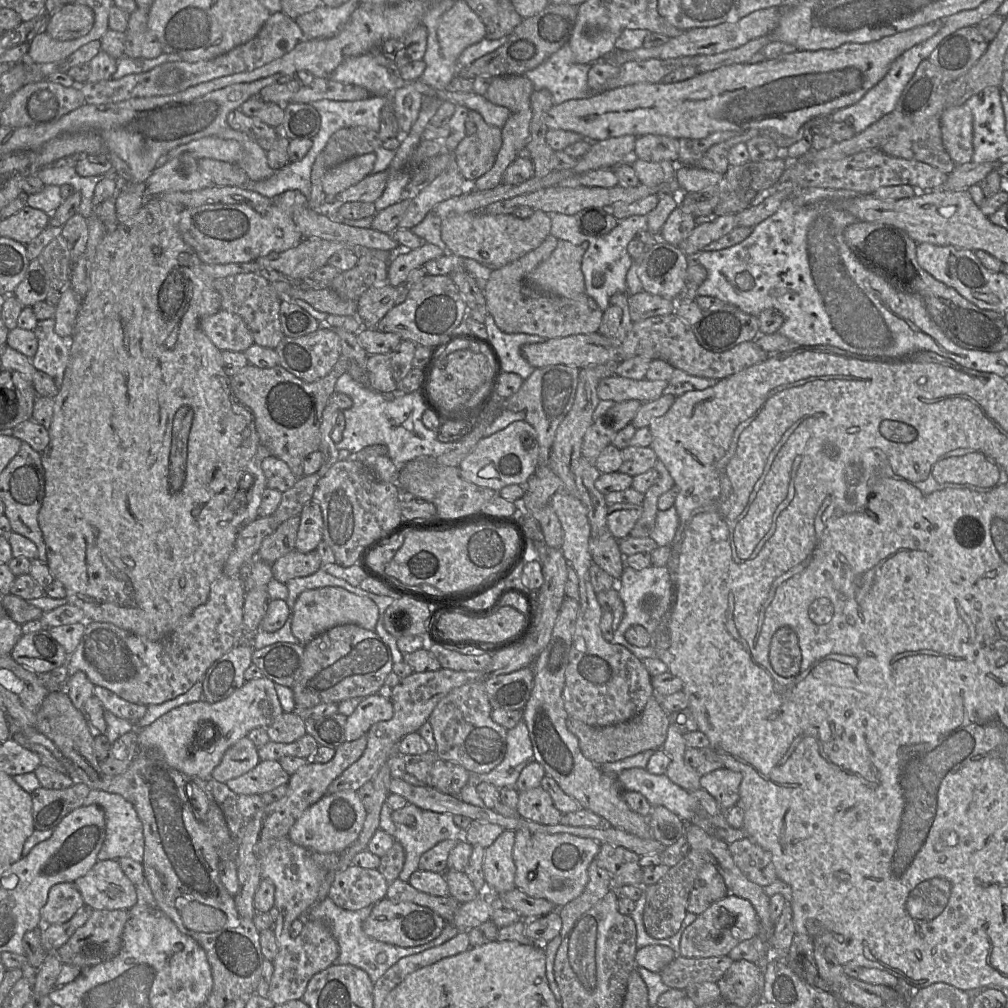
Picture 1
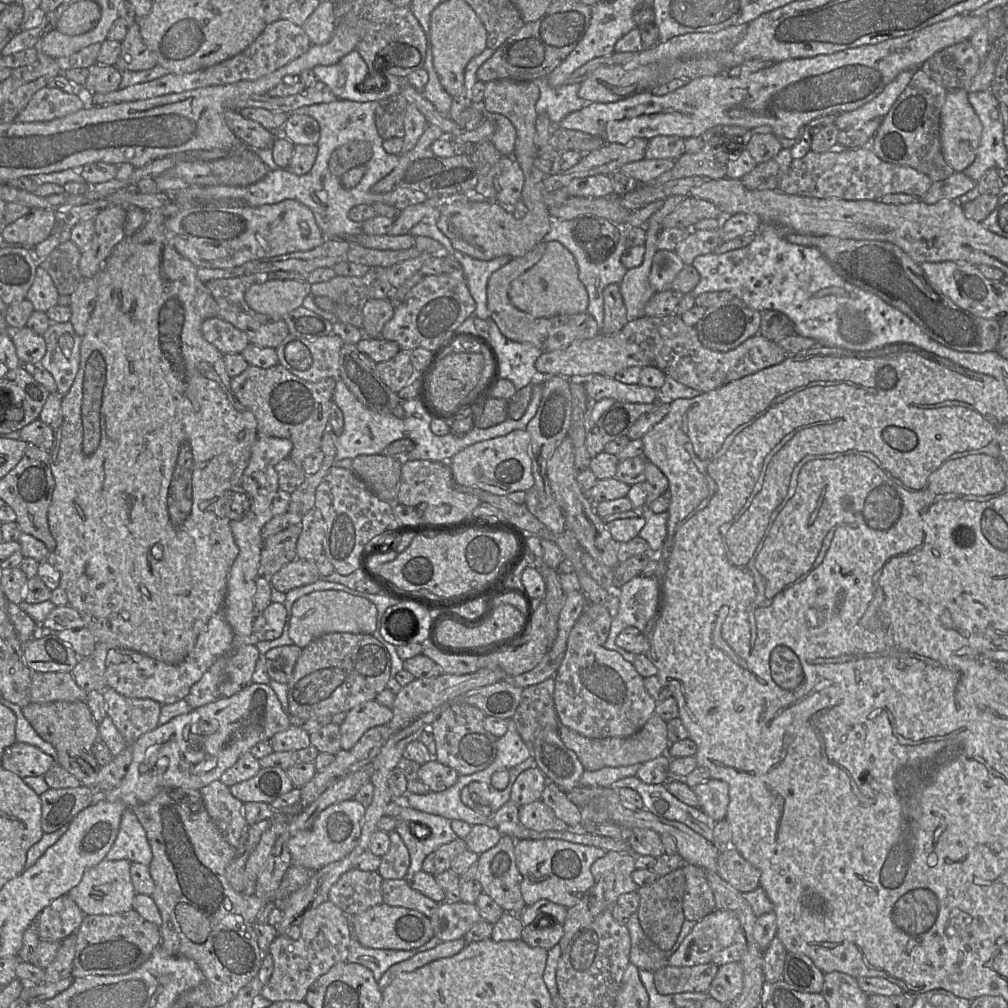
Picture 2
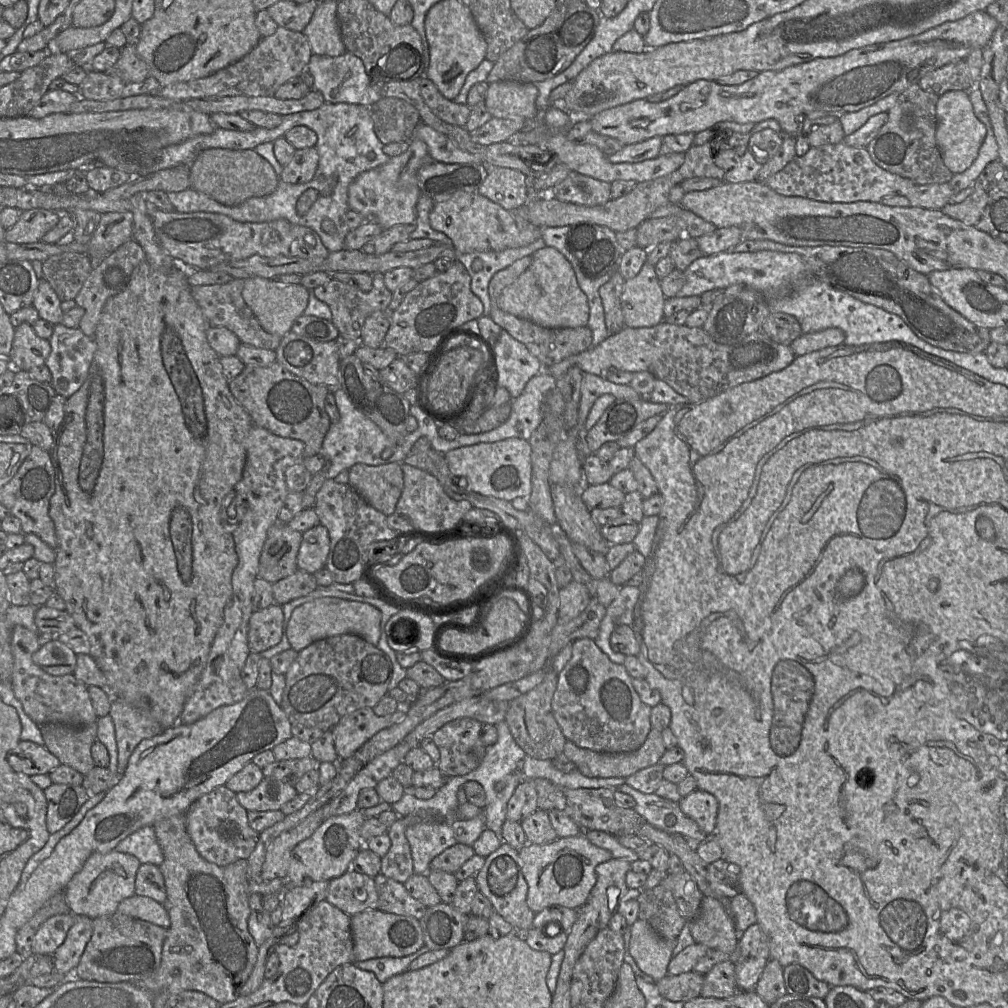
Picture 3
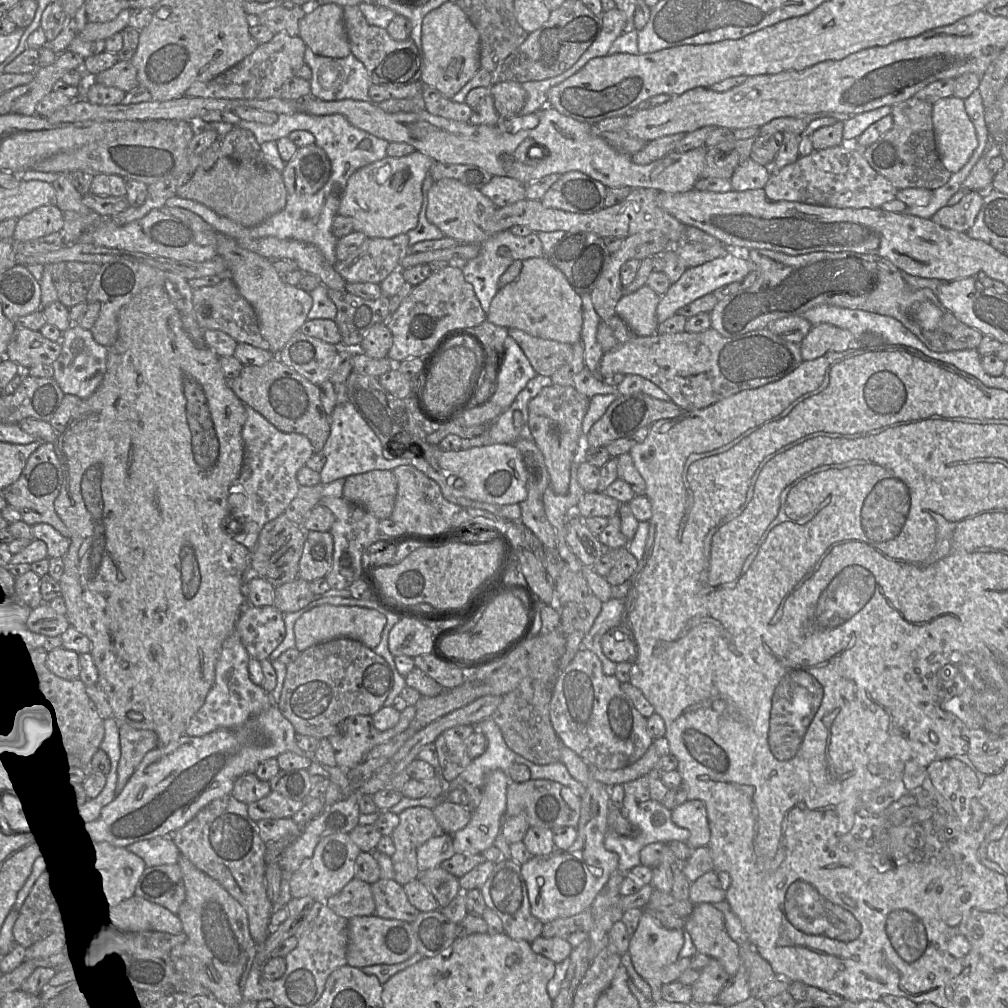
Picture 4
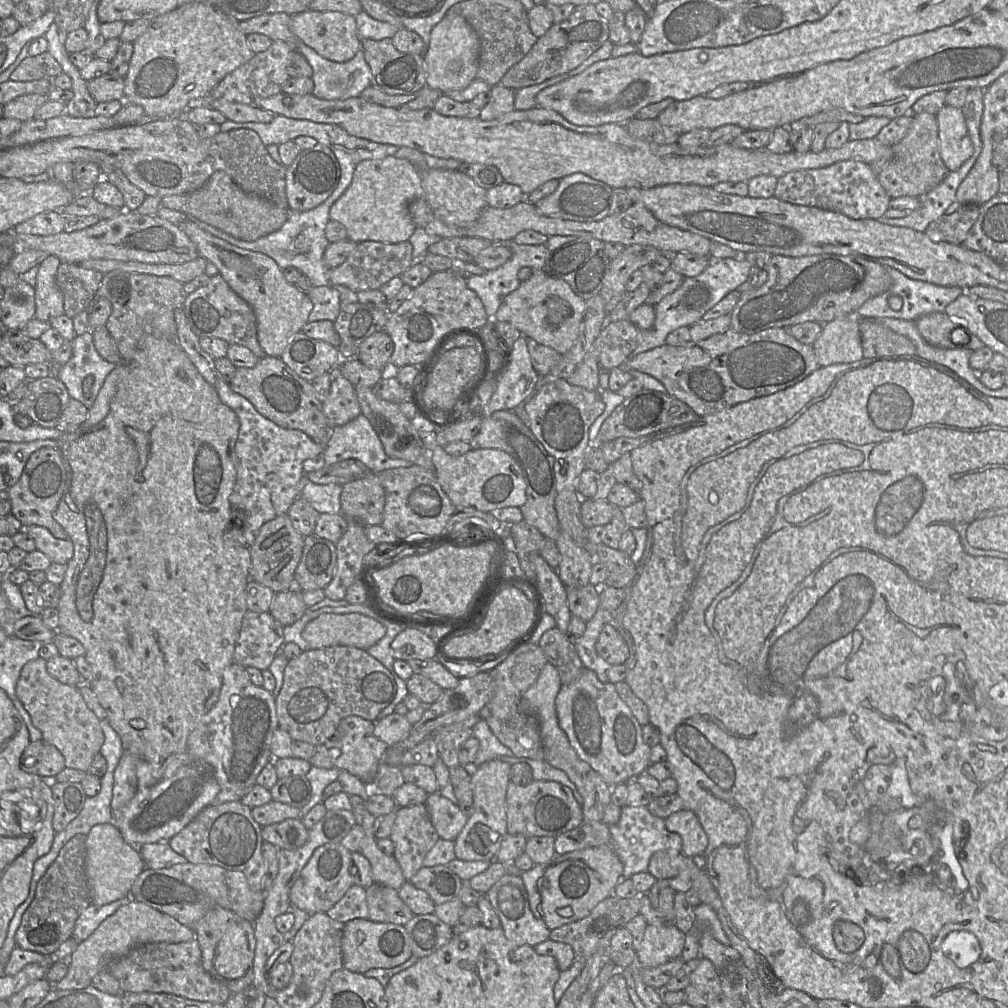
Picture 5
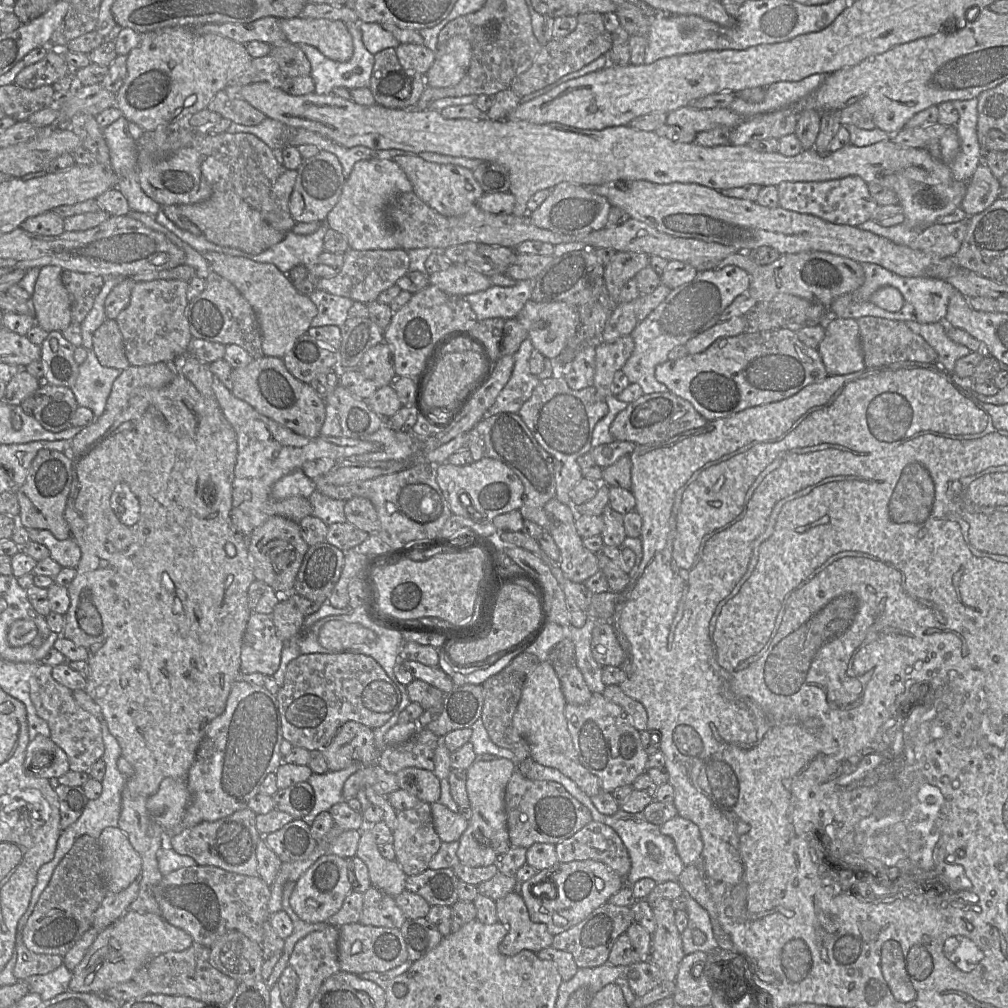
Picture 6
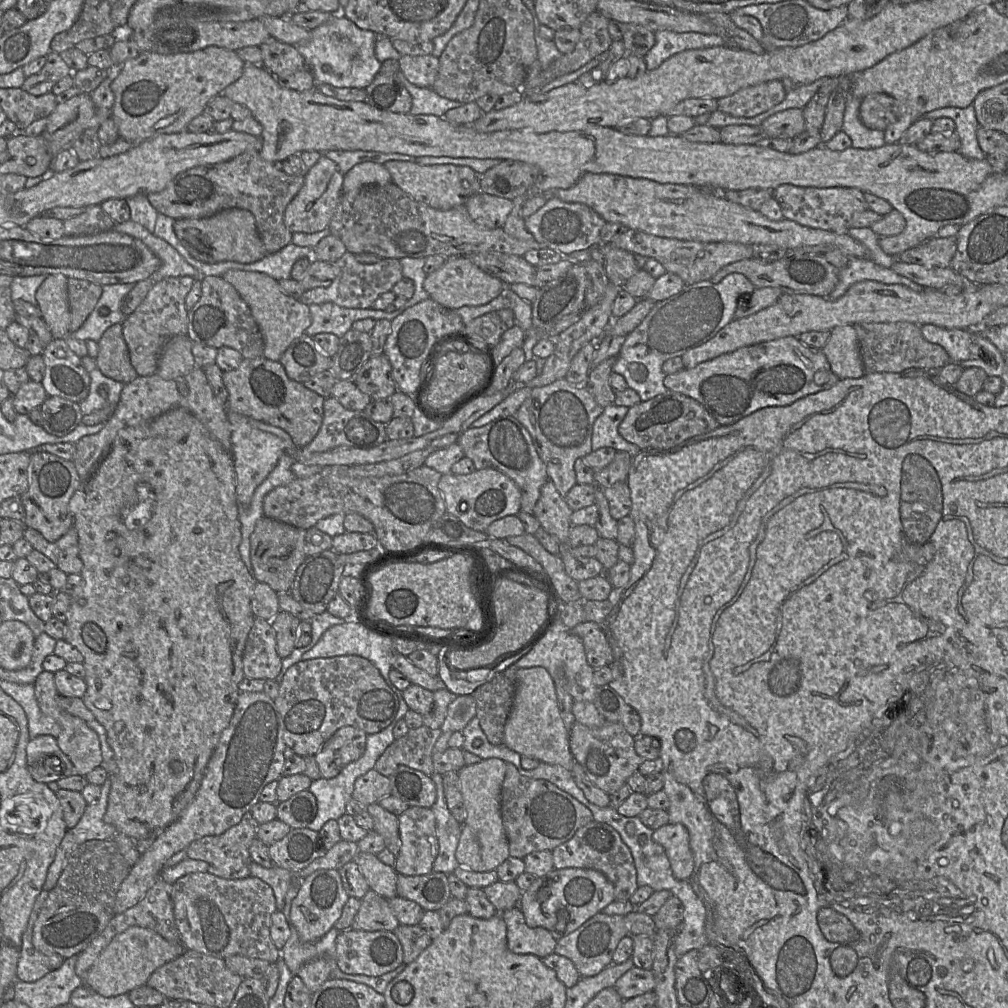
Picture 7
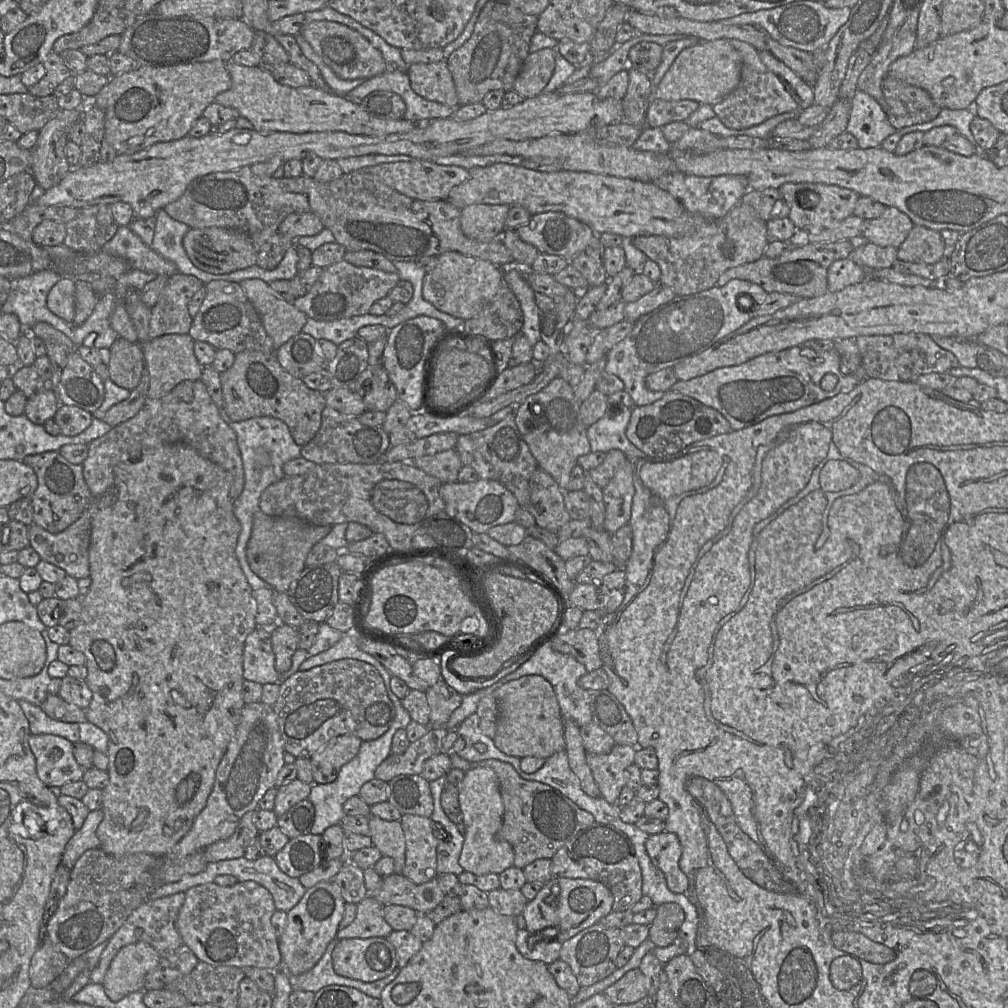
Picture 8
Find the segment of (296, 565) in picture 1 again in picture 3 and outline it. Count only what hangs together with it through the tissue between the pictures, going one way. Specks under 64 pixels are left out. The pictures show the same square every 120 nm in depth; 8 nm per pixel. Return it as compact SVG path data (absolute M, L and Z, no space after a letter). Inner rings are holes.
M296 570L293 574L272 584L274 602L283 605L306 596L318 587L313 574Z

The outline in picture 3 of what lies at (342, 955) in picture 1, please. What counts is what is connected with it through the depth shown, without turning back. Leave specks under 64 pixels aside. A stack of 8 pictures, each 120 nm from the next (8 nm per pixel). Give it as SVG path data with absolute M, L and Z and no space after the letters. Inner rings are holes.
M423 945L418 951L408 956L372 958L365 961L356 961L353 962L353 964L361 970L374 973L378 981L383 984L389 978L408 970L408 967L413 960L428 951L430 950Z

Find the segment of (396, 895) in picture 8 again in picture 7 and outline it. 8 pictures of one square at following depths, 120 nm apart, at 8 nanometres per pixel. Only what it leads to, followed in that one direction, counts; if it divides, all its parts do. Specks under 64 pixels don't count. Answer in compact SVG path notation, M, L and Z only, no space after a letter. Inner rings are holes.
M442 872L419 876L398 874L396 888L397 896L416 902L425 911L438 911L452 897L448 875Z

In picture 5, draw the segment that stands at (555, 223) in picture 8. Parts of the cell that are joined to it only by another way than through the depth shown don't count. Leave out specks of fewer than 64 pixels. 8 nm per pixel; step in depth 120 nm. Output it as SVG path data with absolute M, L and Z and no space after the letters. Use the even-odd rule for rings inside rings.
M573 173L561 178L556 190L535 205L538 212L545 216L576 222L593 222L602 220L610 214L612 191L607 184L584 173Z

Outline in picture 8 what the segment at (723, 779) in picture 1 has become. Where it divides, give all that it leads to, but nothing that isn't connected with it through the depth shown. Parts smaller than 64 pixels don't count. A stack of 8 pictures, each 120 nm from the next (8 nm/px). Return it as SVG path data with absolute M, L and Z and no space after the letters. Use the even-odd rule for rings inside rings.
M667 831L650 835L645 847L652 863L664 873L668 888L686 894L688 878L679 866L682 846L677 835Z

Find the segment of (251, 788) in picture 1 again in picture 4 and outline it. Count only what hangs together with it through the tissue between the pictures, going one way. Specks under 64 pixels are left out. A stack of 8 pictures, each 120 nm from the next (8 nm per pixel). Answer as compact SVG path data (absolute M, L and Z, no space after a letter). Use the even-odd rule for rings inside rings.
M271 791L264 798L247 804L248 815L258 822L261 819L291 818L303 805L286 798L277 792Z

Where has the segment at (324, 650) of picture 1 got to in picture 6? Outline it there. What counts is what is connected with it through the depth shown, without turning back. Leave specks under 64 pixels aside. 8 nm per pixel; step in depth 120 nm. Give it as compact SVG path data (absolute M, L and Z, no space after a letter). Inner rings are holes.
M351 652L300 654L287 665L284 683L276 699L281 719L283 739L293 747L308 751L323 751L339 728L348 721L361 723L371 729L384 725L395 713L401 693L384 669L370 656Z

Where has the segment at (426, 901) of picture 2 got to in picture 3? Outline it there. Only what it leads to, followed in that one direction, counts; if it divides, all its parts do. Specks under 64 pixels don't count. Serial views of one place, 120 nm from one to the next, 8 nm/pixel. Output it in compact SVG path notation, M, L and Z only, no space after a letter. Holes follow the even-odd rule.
M382 874L374 878L378 894L378 908L384 912L422 918L427 907L413 898L401 882L397 882Z

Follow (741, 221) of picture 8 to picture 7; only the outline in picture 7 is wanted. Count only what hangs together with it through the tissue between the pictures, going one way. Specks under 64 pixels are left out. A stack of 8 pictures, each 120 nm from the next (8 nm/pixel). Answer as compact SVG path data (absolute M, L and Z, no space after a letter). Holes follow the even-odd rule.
M628 229L614 237L609 244L646 258L659 261L666 271L678 275L686 285L710 280L724 266L754 257L755 247L735 242L697 242L659 237L639 230Z

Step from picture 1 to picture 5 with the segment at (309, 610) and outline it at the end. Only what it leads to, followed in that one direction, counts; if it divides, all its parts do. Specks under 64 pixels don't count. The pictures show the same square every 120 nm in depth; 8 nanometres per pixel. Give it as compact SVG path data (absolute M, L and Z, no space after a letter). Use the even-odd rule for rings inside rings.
M323 613L305 625L302 638L310 649L350 646L366 650L385 633L380 621L361 613Z

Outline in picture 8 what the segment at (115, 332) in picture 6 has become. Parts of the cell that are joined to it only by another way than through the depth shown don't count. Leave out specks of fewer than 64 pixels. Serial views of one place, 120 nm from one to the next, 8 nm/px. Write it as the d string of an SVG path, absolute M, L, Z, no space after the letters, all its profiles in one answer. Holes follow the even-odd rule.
M118 337L109 350L109 378L119 387L129 391L135 389L145 370L142 344Z

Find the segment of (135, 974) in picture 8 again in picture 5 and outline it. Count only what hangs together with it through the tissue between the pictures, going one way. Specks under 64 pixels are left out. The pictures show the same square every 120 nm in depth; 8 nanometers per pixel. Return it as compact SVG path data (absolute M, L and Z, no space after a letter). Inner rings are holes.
M130 898L113 915L107 917L83 942L79 943L68 959L68 972L62 980L53 984L56 990L83 989L91 985L92 979L109 964L132 948L146 943L180 943L195 938L194 930L168 914Z

